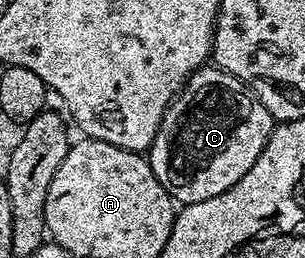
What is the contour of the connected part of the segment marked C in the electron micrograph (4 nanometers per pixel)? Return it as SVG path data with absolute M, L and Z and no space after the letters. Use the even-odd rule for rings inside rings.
M203 65L187 77L182 90L167 107L148 152L150 168L175 204L208 201L208 197L216 197L232 189L232 185L236 185L236 181L240 181L240 177L256 165L275 126L276 120L270 116L268 109L264 109L262 102L247 91L242 82L232 77L232 73L213 65Z

